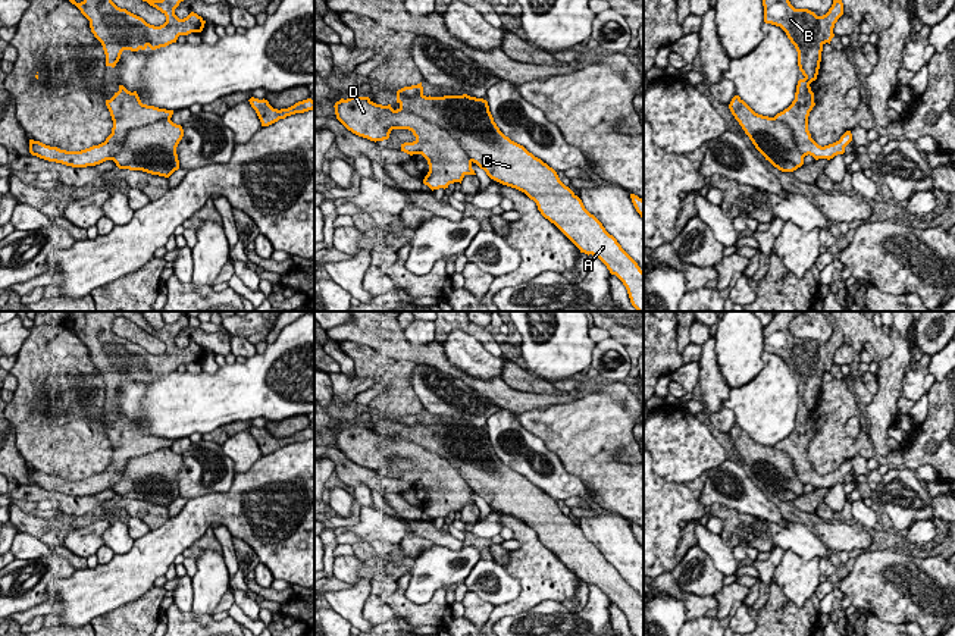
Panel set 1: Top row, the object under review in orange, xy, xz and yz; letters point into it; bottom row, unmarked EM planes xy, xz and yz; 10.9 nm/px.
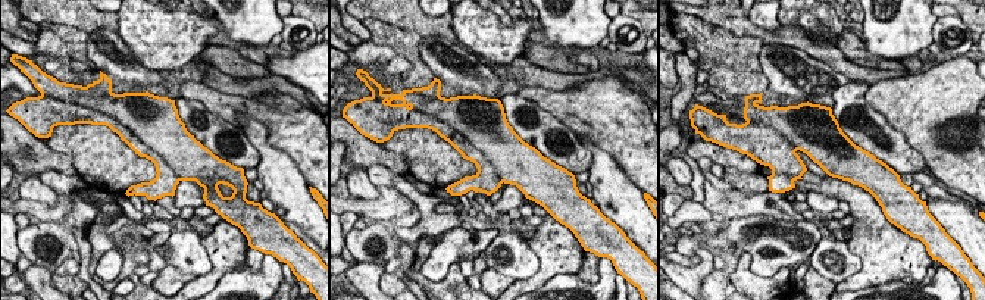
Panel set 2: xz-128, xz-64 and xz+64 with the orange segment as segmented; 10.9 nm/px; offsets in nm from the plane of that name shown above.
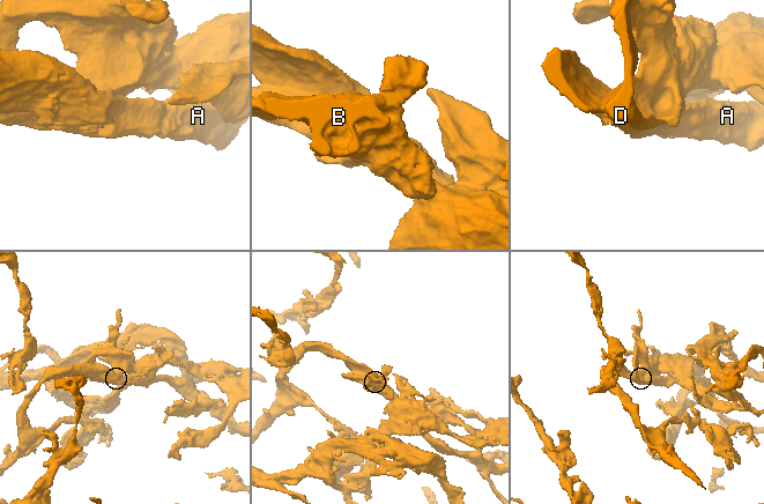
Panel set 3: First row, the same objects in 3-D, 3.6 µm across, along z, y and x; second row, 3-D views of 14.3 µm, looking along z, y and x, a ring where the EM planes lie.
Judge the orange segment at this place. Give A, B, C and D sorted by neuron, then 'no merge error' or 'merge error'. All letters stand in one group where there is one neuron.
A C / B D; merge error

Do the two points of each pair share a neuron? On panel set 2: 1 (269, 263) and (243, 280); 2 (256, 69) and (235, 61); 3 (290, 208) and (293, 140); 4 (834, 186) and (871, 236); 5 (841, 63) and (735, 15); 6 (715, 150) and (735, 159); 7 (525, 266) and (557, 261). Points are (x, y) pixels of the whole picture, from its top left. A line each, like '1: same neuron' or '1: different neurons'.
1: same neuron
2: same neuron
3: different neurons
4: same neuron
5: same neuron
6: same neuron
7: different neurons

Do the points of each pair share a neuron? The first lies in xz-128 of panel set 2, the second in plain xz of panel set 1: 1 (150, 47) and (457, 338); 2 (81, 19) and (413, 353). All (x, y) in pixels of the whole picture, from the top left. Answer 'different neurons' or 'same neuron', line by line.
1: same neuron
2: same neuron

